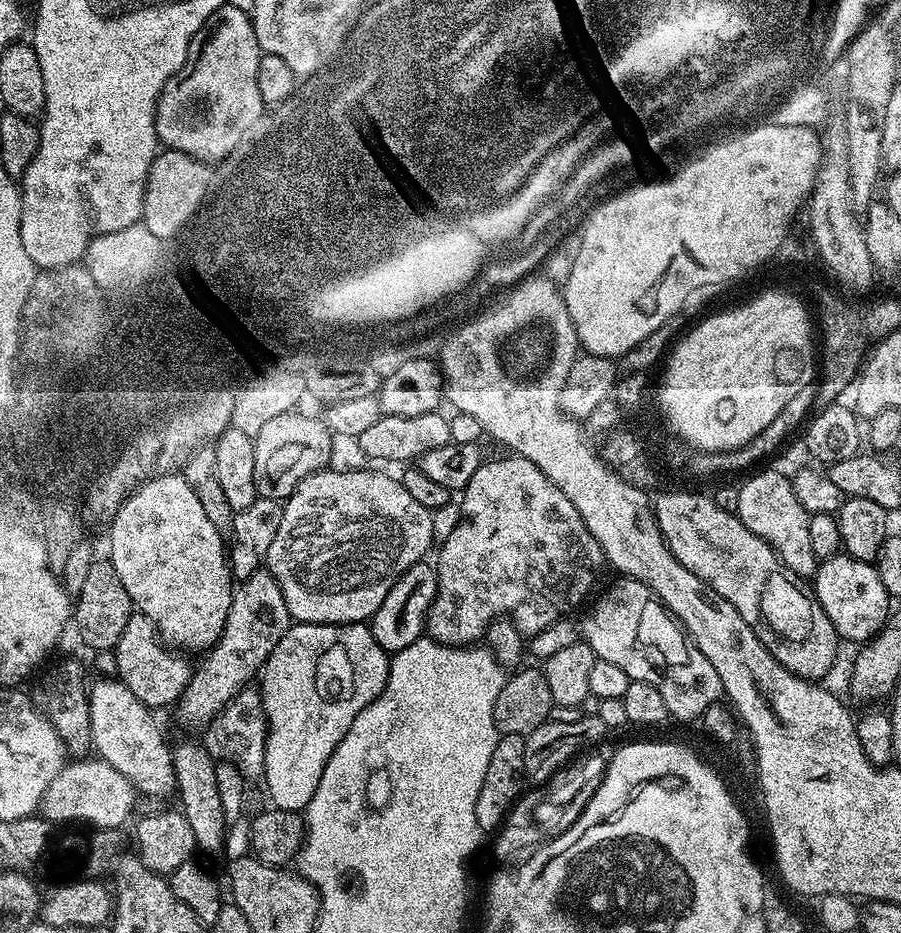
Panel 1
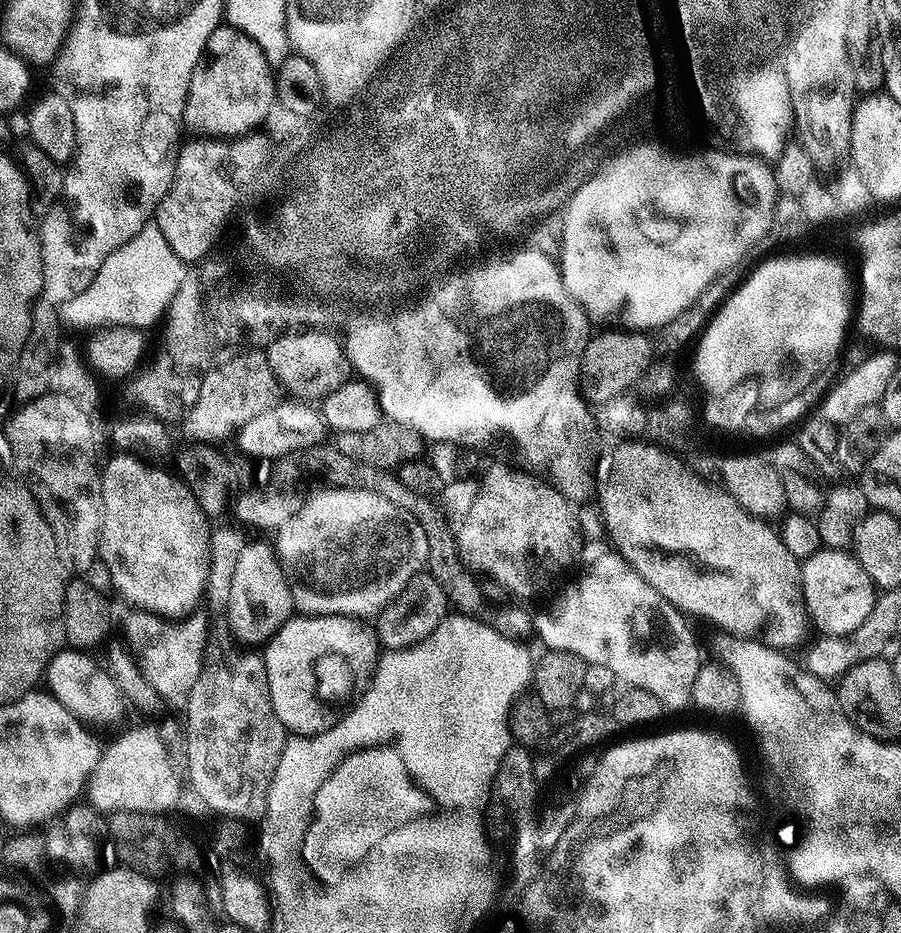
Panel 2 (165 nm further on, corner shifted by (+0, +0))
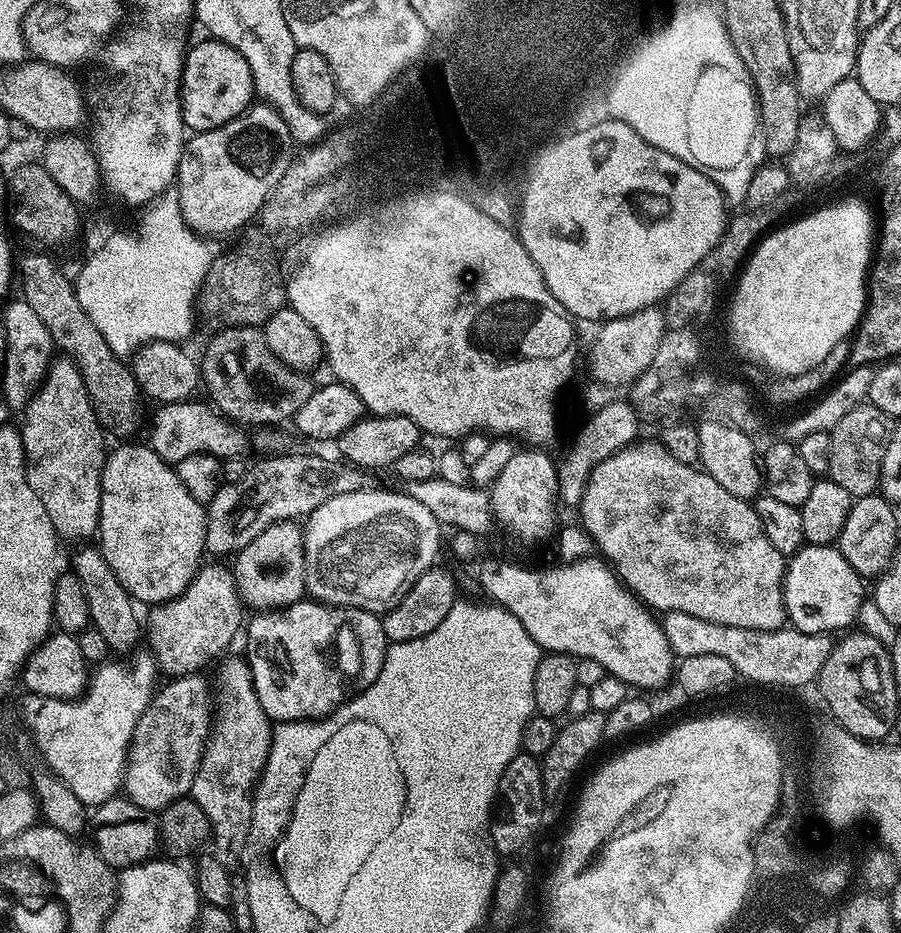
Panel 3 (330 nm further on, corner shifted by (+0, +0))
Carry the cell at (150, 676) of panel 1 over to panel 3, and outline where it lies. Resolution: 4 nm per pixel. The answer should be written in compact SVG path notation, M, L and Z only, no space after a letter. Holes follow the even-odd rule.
M212 562L212 565L201 567L196 573L190 586L180 596L168 600L165 604L157 604L146 616L146 626L150 628L150 640L152 648L160 662L161 668L169 672L169 677L191 676L204 670L215 656L220 656L232 644L236 635L241 635L246 624L246 604L241 599L240 589L236 585L236 577L231 567L223 568L223 563Z

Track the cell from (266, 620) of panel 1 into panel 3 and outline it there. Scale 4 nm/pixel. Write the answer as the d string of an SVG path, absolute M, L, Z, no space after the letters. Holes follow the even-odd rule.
M283 520L258 534L250 546L234 557L236 585L241 599L252 610L288 608L305 599L306 562L304 561L304 531L295 520Z

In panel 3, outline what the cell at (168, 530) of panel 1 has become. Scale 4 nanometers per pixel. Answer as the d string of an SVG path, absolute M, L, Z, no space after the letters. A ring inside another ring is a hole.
M128 443L111 449L104 461L98 544L133 601L155 606L183 594L200 571L206 556L206 508L190 498L175 467L147 443Z

